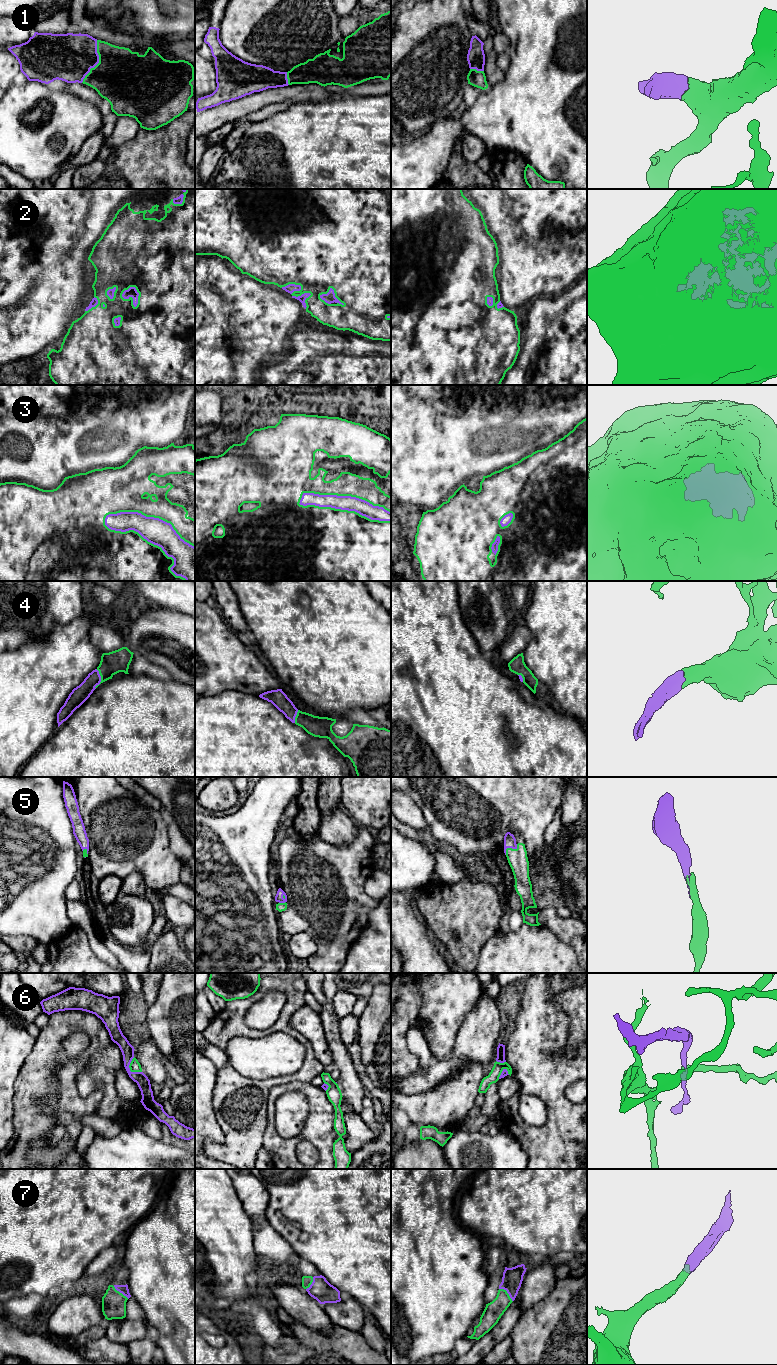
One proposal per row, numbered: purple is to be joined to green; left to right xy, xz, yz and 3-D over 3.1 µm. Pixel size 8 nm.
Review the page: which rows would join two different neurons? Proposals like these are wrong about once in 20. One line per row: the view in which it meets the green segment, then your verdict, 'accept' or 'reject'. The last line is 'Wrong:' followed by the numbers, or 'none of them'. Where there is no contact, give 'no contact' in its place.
1: contact in xy; accept
2: contact in xz; accept
3: contact in xy; accept
4: contact in xy; accept
5: contact in yz; accept
6: contact in xy; reject
7: contact in yz; accept
Wrong: 6

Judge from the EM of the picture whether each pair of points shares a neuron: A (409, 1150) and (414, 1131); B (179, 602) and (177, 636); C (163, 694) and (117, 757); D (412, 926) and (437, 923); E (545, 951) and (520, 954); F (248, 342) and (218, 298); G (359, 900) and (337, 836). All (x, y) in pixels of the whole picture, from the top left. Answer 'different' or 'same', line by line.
A: different
B: different
C: same
D: different
E: same
F: same
G: different

